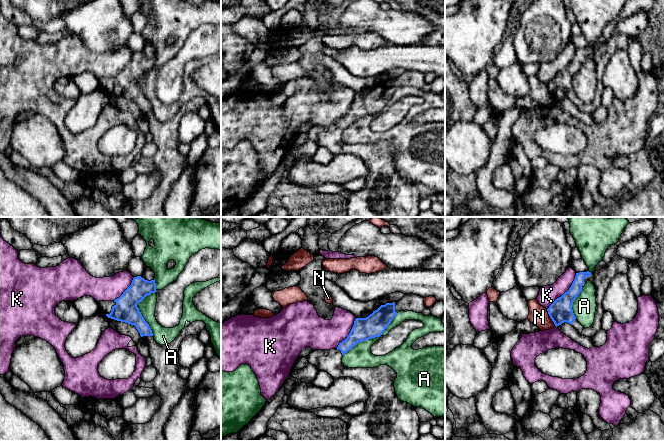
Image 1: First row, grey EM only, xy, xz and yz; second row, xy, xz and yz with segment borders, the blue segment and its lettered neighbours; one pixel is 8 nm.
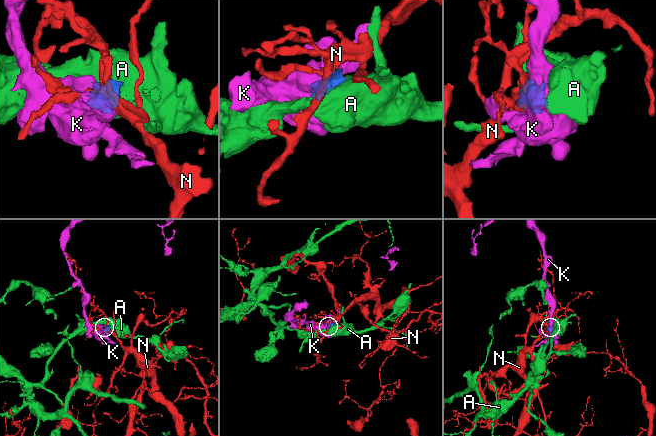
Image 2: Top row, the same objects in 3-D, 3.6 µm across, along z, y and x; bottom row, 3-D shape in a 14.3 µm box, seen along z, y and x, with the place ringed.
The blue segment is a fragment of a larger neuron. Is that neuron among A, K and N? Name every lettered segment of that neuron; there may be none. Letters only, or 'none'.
none

